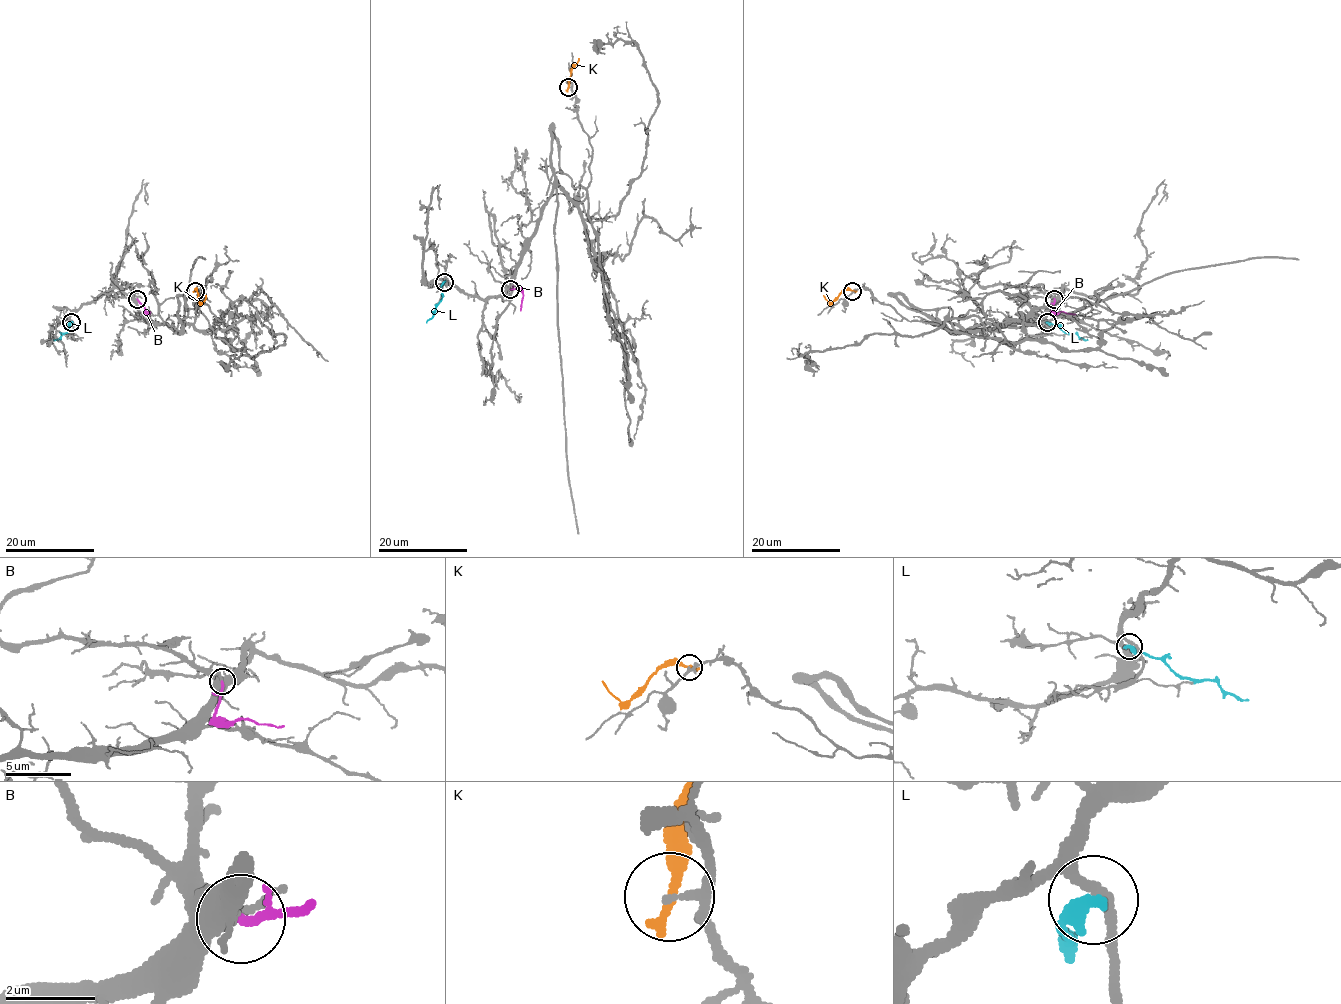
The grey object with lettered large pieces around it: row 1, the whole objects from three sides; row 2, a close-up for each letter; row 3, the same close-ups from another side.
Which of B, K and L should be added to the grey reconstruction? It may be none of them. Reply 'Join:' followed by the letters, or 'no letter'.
Join: B

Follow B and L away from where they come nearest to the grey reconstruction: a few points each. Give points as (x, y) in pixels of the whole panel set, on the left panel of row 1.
B: (137, 299), (150, 312), (147, 314)
L: (71, 322), (68, 332), (53, 340)

